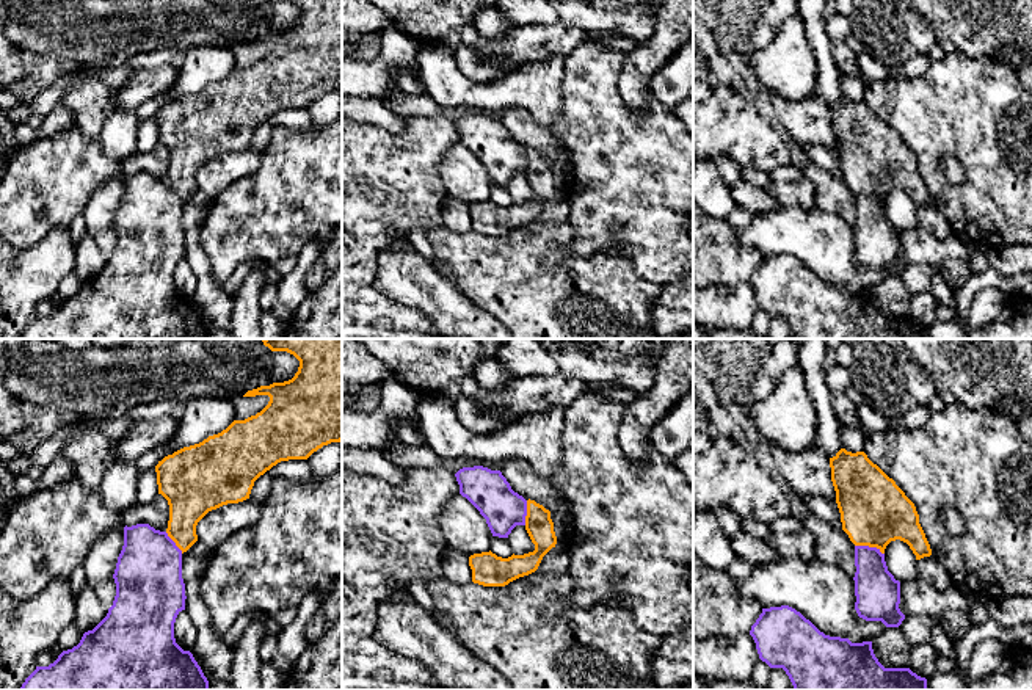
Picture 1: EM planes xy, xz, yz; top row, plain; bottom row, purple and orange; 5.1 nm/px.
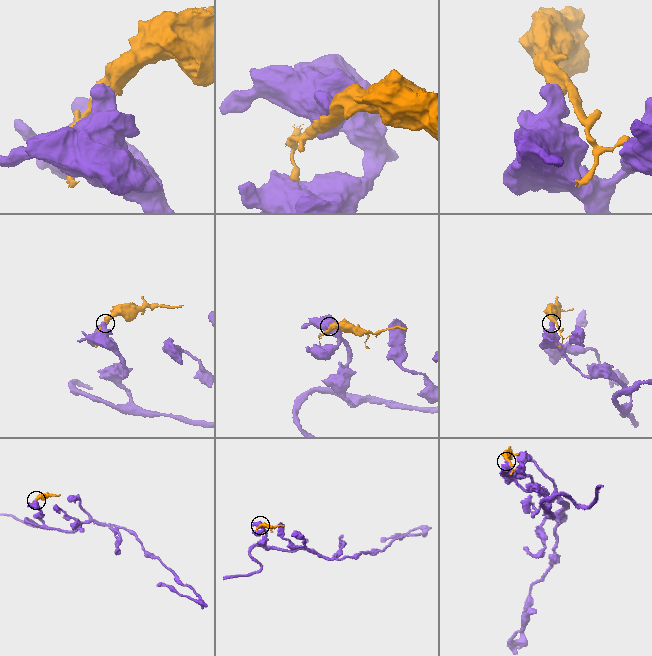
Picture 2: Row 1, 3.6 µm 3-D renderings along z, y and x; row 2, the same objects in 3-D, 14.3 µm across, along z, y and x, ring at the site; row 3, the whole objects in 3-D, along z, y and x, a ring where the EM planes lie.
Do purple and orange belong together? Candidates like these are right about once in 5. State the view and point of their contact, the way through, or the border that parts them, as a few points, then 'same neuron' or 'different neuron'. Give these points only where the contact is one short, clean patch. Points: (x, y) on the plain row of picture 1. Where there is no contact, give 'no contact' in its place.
meets purple in yz at (868, 195); different neuron

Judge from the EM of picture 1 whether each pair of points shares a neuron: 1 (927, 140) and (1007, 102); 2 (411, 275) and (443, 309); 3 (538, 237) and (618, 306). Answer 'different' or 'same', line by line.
1: same
2: same
3: same

